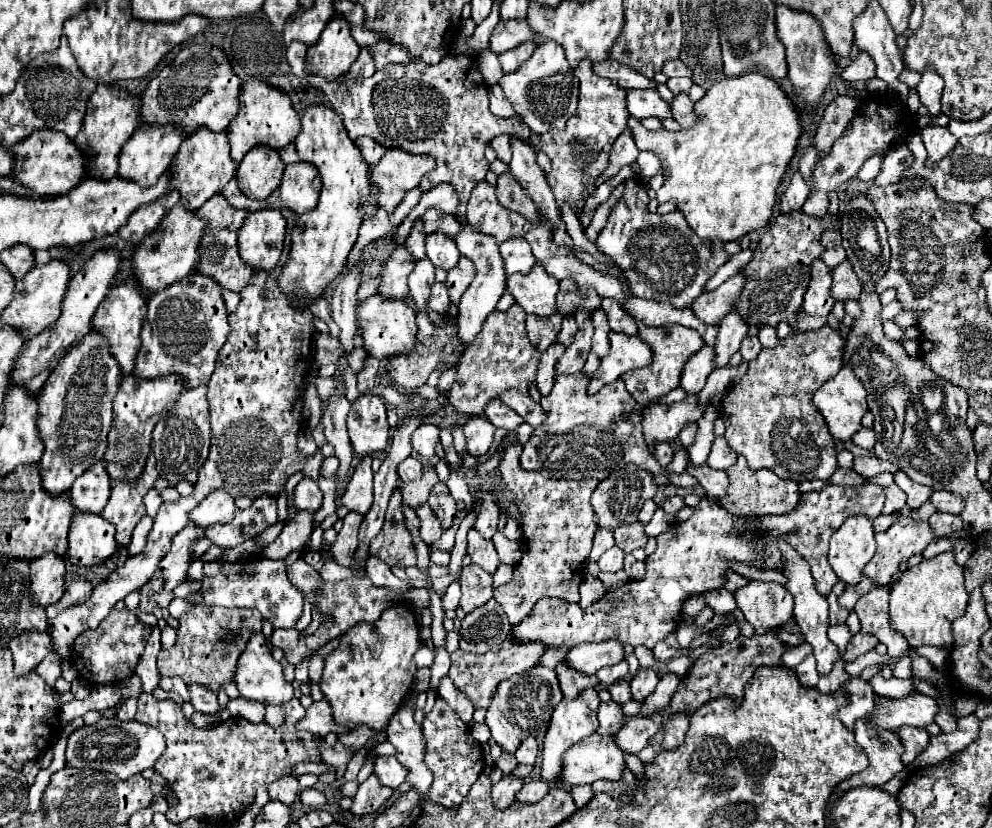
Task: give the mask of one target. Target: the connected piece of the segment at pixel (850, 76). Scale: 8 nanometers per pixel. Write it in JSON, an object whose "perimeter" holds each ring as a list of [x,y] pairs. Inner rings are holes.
{"perimeter":[[[860,52],[848,68],[844,68],[842,76],[850,82],[856,82],[856,80],[868,80],[868,78],[874,78],[876,76],[876,66],[874,66],[874,60],[866,54],[866,52]]]}

